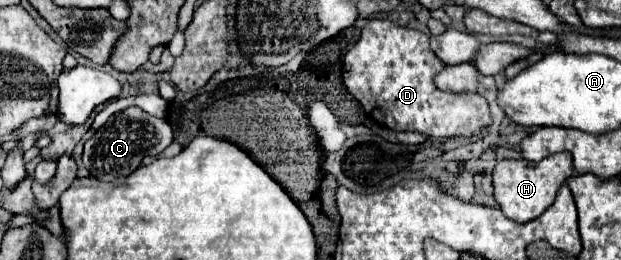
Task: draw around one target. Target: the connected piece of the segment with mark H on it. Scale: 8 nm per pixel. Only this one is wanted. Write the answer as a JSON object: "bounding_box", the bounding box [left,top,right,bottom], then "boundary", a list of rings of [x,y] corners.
{"bounding_box":[494,152,574,224],"boundary":[[[570,152],[548,156],[546,160],[538,164],[530,164],[526,160],[502,160],[494,168],[494,198],[504,212],[506,218],[526,224],[540,214],[546,212],[546,208],[554,202],[558,188],[574,174],[572,168],[572,156]]]}

